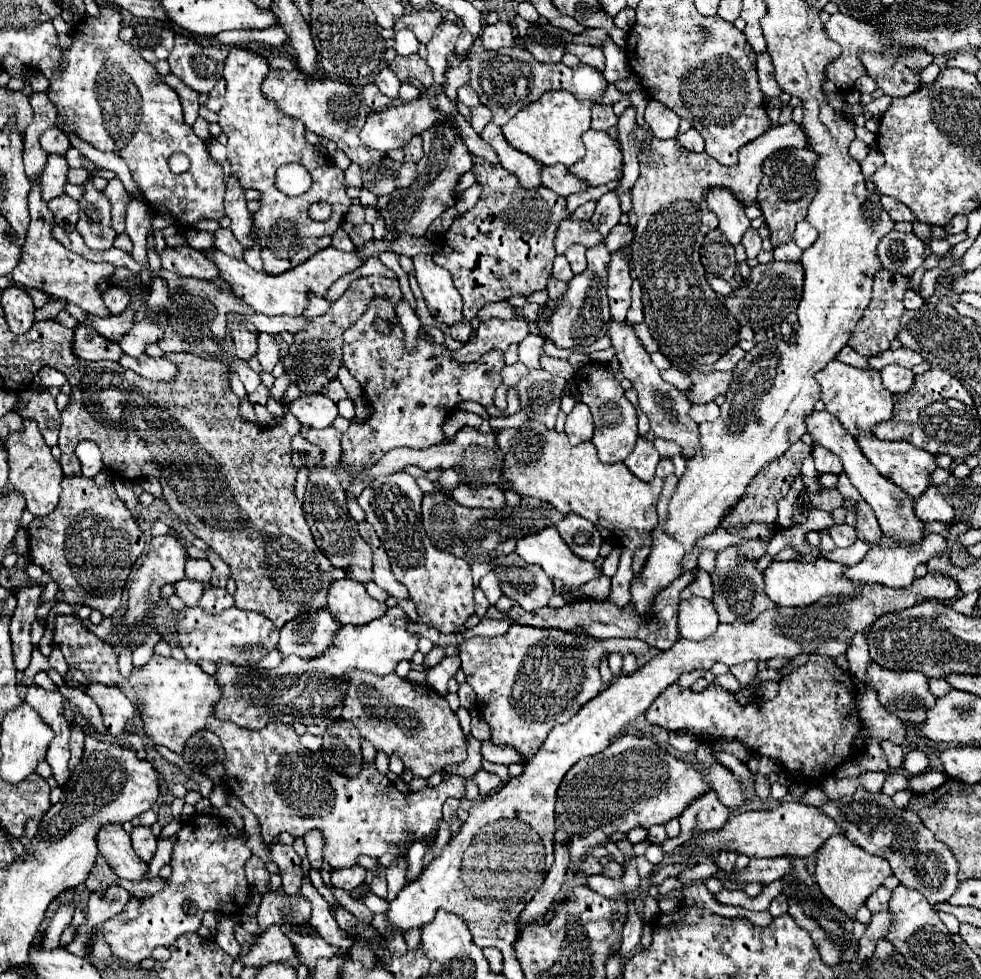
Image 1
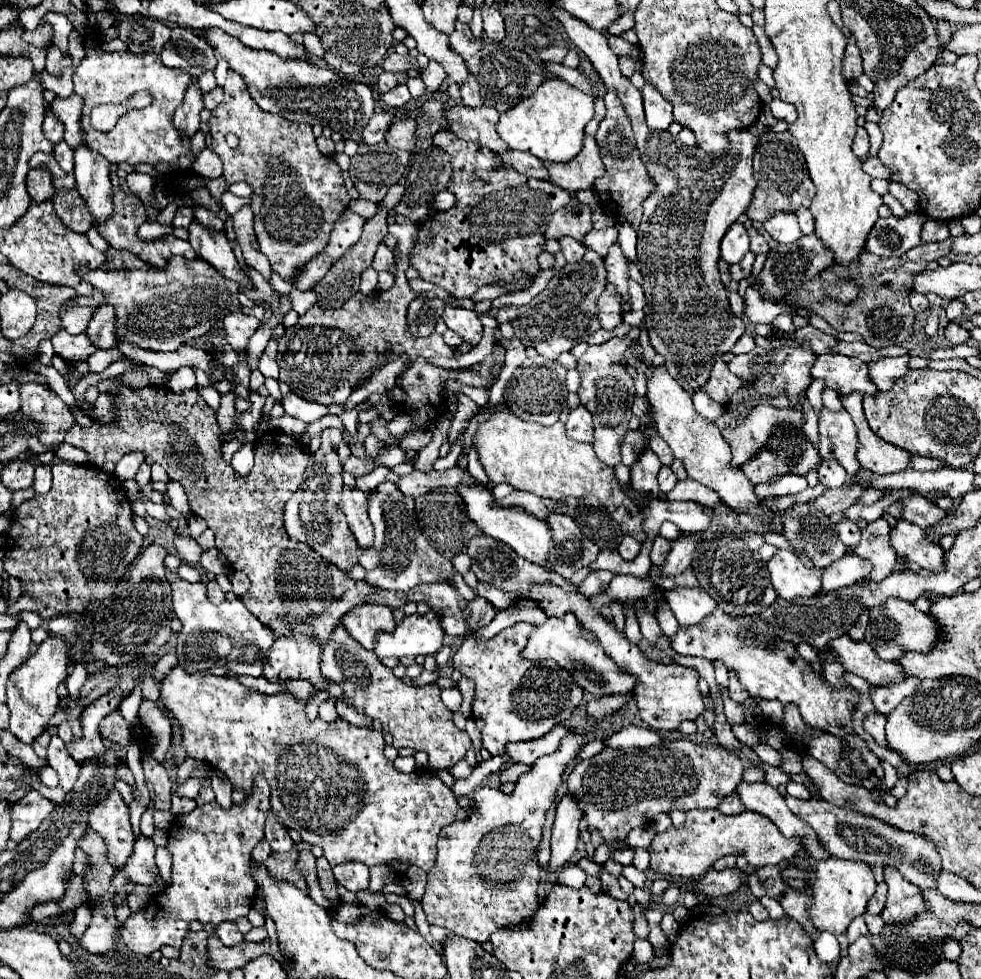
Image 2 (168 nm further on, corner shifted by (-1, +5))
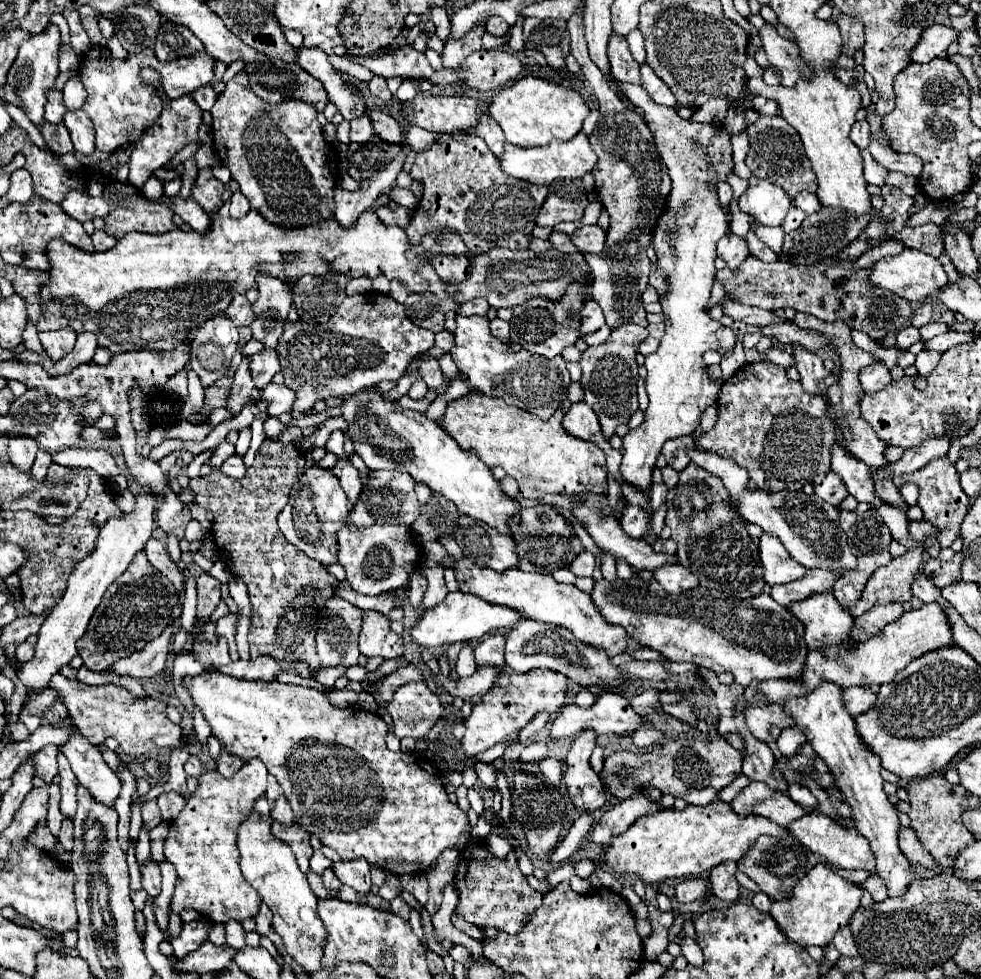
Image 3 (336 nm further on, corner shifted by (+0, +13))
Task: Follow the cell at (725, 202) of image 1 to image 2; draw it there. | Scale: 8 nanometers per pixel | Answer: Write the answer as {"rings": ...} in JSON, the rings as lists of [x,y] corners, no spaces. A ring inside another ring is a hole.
{"rings":[[[733,223],[727,235],[721,241],[721,259],[731,263],[739,263],[749,251],[749,235],[741,223]]]}

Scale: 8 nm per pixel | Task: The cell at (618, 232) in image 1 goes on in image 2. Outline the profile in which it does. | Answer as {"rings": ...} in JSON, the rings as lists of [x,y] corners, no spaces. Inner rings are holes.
{"rings":[[[607,227],[601,231],[591,229],[585,237],[583,237],[583,245],[591,251],[595,251],[599,257],[607,257],[609,247],[617,241],[617,229],[615,227]]]}

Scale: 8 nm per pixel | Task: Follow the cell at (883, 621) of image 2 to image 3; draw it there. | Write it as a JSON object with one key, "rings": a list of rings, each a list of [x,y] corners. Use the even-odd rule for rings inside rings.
{"rings":[[[886,603],[886,605],[872,607],[862,617],[854,619],[854,631],[852,633],[858,641],[866,641],[866,639],[870,639],[870,635],[882,631],[888,623],[900,619],[902,613],[904,613],[902,603]]]}

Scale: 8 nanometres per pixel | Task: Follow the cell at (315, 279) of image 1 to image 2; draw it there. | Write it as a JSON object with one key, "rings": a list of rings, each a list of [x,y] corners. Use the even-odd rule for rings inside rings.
{"rings":[[[193,221],[189,225],[189,243],[195,249],[195,253],[201,259],[209,261],[221,275],[225,275],[231,281],[237,281],[245,289],[251,289],[251,281],[237,265],[237,259],[223,231],[215,231],[215,229],[203,227],[199,221]]]}

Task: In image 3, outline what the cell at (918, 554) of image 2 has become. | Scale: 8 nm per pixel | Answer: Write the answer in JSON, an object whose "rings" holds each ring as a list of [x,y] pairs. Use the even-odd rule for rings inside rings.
{"rings":[[[956,553],[954,559],[950,559],[950,561],[930,557],[924,563],[924,573],[936,587],[944,587],[948,583],[960,581],[960,565],[962,565],[962,553]]]}

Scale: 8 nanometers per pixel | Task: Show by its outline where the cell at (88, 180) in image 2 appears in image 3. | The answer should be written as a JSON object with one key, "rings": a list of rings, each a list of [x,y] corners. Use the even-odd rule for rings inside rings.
{"rings":[[[82,109],[68,111],[64,115],[64,125],[70,131],[70,137],[72,137],[76,153],[92,155],[96,151],[96,145],[94,145],[94,127],[92,127],[90,117]]]}

